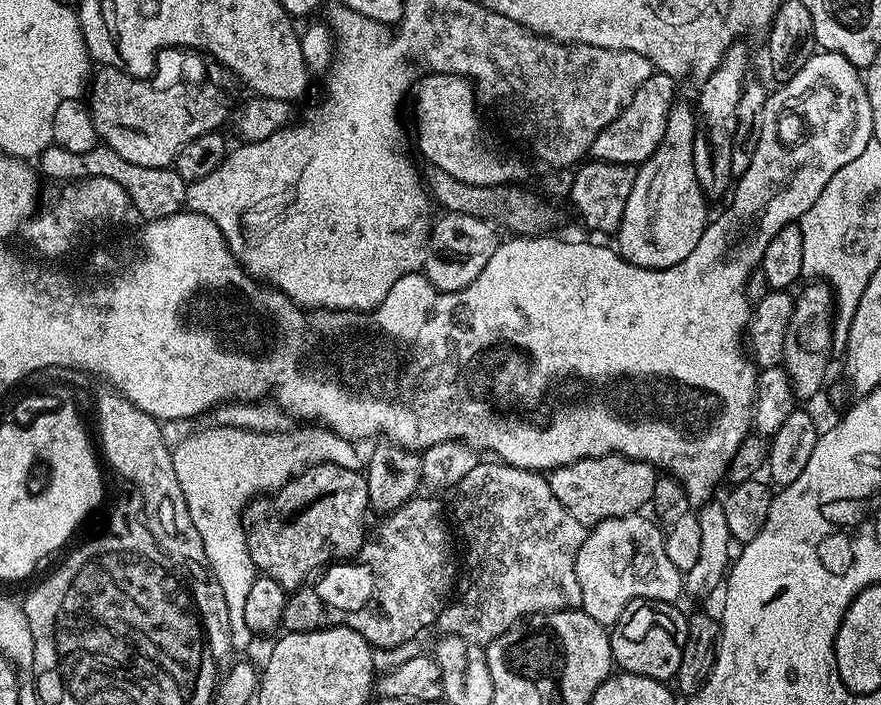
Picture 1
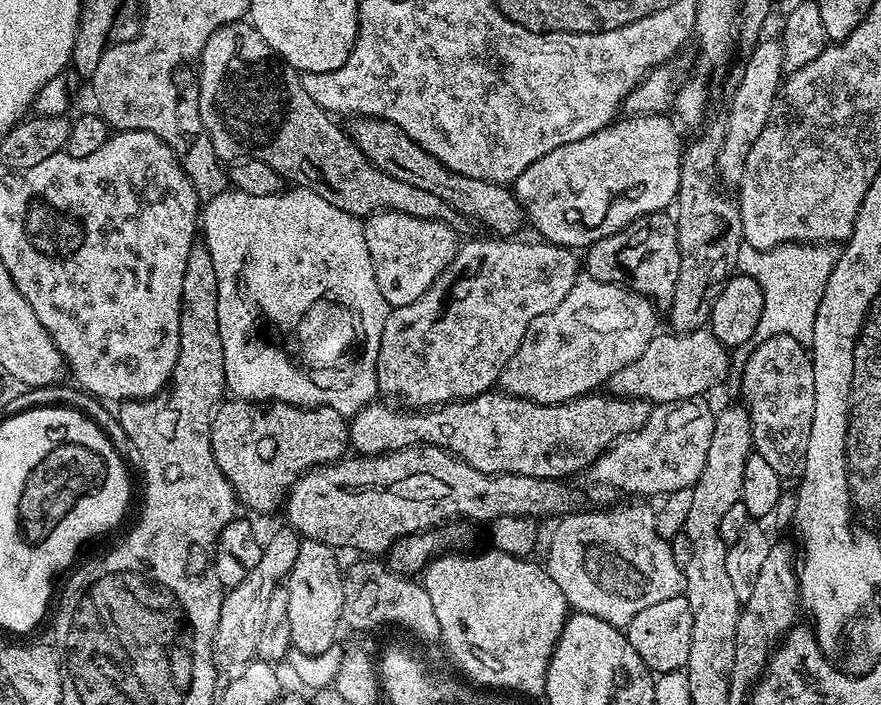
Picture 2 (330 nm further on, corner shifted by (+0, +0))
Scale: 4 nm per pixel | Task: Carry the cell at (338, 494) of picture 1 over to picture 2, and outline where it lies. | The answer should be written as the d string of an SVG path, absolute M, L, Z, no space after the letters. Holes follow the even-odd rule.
M228 398L212 414L212 449L222 474L236 491L237 501L252 512L272 512L285 503L288 490L298 477L321 464L335 464L349 451L349 421L330 406L299 408L277 400L242 400Z

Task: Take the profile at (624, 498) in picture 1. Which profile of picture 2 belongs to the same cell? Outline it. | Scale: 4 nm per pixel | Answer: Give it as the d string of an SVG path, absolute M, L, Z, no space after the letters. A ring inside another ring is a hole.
M489 390L472 396L468 400L453 400L450 404L442 404L439 408L426 408L423 410L409 410L404 406L397 406L392 402L384 402L388 404L380 404L381 402L373 402L367 404L362 410L358 410L355 416L351 417L348 425L348 438L351 447L362 456L383 456L385 452L397 452L403 448L409 448L415 444L429 444L430 446L438 446L439 448L447 448L453 456L459 456L470 466L474 466L474 470L482 470L486 474L522 474L530 478L542 478L543 480L564 480L572 478L575 472L583 473L592 467L592 463L599 458L601 454L608 451L608 447L614 443L620 436L624 436L628 432L638 430L646 422L646 418L650 418L653 410L653 403L650 400L637 400L635 398L625 398L615 394L607 394L608 396L600 396L601 394L589 394L587 396L579 396L573 400L567 400L561 404L539 404L533 400L523 400L521 396L510 396L503 390Z

